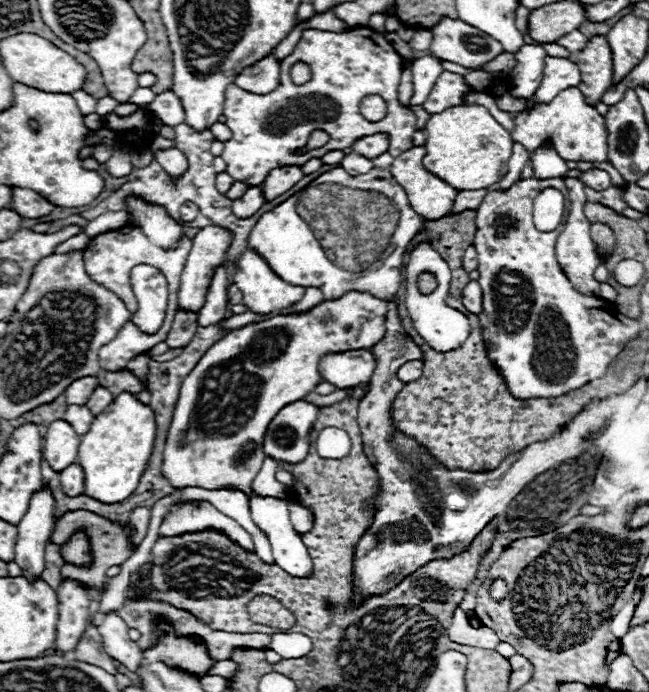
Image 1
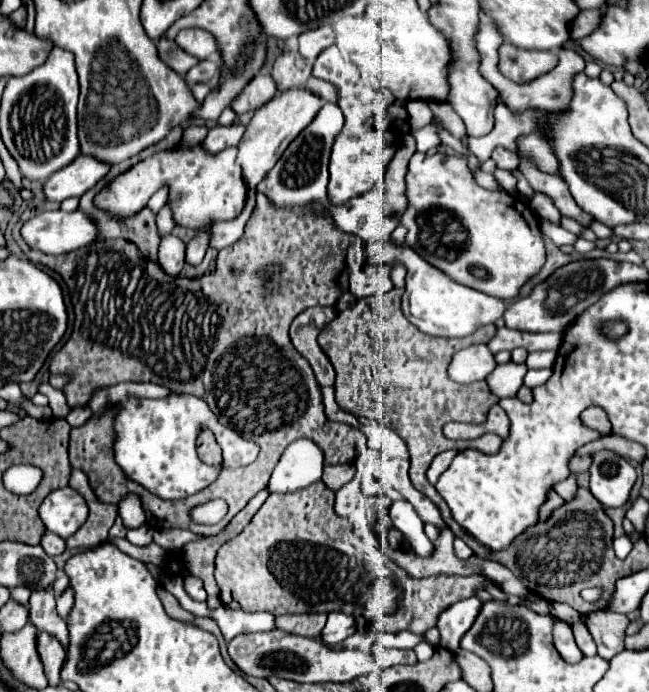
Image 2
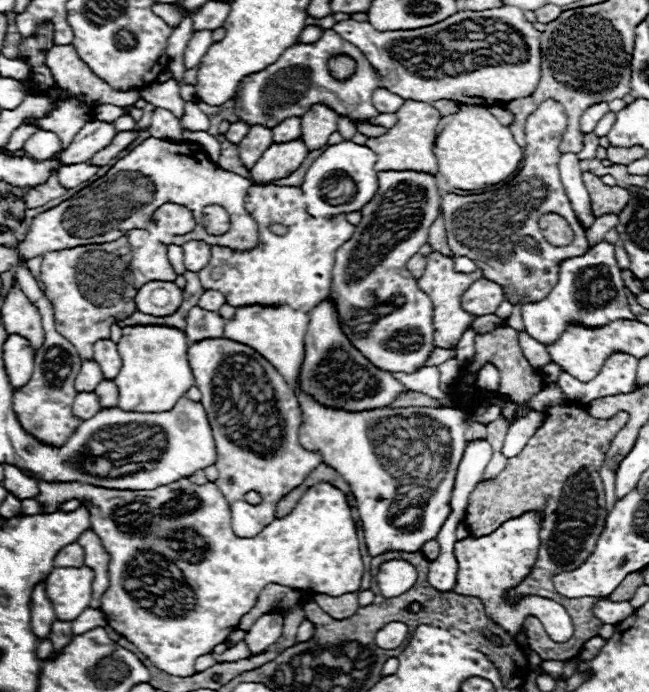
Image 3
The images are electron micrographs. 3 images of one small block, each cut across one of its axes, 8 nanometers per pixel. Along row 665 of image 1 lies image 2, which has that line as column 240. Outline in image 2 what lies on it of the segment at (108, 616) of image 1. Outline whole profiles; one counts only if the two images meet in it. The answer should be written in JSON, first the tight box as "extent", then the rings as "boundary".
{"extent":[202,124,246,152],"boundary":[[[230,124],[230,126],[214,126],[214,128],[210,128],[210,132],[208,132],[208,136],[206,136],[206,140],[202,142],[202,146],[208,150],[208,152],[220,152],[220,150],[224,150],[224,148],[228,148],[228,146],[236,146],[240,140],[242,140],[242,136],[244,136],[244,132],[246,132],[246,126],[242,126],[242,124]]]}

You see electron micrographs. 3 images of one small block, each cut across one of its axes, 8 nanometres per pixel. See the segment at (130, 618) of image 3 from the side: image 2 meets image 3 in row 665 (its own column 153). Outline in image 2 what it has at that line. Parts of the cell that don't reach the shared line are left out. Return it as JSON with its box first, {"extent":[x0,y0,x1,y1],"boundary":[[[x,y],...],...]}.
{"extent":[94,140,246,230],"boundary":[[[182,140],[168,150],[160,150],[150,158],[134,164],[130,172],[110,180],[94,196],[94,206],[108,212],[114,218],[130,218],[140,212],[150,196],[162,186],[168,186],[168,204],[174,220],[180,226],[198,230],[202,224],[214,224],[218,220],[234,220],[246,202],[246,182],[242,180],[242,168],[236,164],[238,148],[226,148],[214,156],[206,152],[200,144],[186,146]]]}

